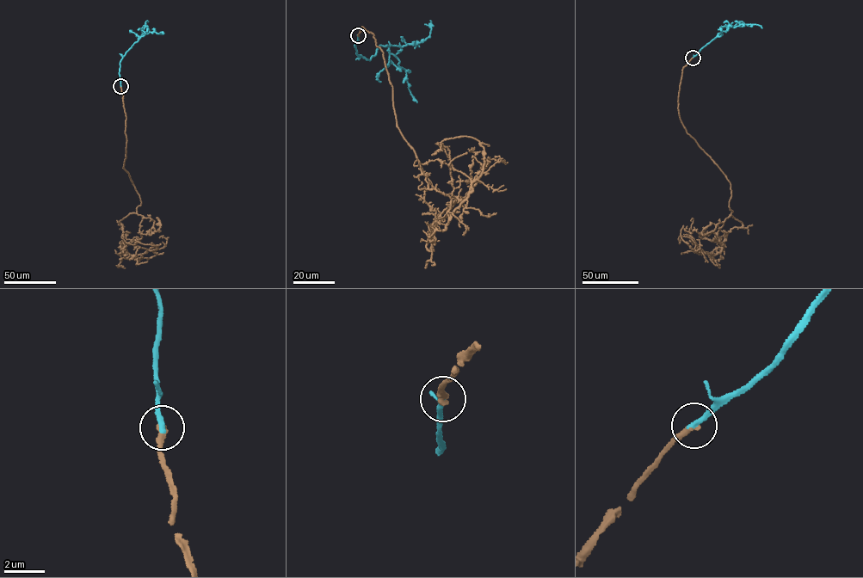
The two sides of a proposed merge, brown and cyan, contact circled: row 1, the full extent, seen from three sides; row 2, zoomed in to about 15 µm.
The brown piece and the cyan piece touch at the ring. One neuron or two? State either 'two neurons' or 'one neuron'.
one neuron

